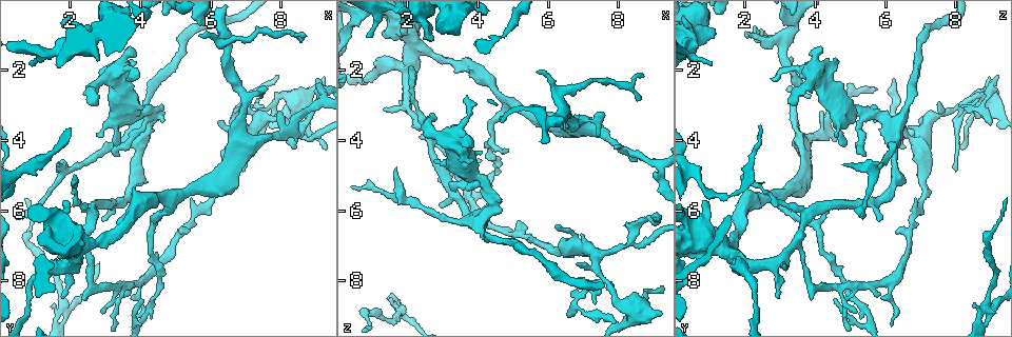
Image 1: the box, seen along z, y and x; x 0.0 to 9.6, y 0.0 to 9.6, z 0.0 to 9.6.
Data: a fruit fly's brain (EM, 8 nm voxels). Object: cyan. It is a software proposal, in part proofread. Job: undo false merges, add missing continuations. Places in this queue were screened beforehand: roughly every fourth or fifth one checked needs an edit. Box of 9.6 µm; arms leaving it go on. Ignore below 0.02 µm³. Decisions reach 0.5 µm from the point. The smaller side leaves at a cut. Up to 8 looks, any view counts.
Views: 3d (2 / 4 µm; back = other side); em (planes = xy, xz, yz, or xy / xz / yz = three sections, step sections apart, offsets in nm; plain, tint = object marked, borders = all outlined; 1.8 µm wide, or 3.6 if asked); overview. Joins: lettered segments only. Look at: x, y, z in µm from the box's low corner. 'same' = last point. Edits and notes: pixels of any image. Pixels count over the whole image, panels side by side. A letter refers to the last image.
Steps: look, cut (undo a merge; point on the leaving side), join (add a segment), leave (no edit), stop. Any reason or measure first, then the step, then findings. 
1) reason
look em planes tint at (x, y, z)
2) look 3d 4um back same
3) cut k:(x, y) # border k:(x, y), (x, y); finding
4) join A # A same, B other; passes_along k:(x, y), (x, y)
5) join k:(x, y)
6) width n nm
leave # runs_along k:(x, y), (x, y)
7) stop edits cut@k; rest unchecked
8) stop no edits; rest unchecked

three-way junction
look 3d 2um at (4.25, 3.25, 5.50)

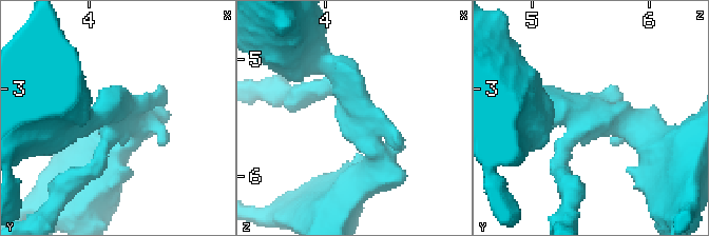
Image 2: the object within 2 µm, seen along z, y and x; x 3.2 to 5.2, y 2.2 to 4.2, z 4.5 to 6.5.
look em planes borders at (4.24, 3.28, 5.50)

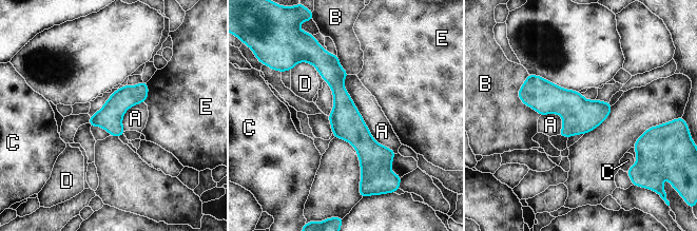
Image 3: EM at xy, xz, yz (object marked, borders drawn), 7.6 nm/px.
arms 3
leave # A other, B other, C other, D other, E other; runs_along 3:(324, 55), (368, 173); continuous, no second neuron

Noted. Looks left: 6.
sharp bend
look 3d 4um at (4.05, 9.15, 5.60)

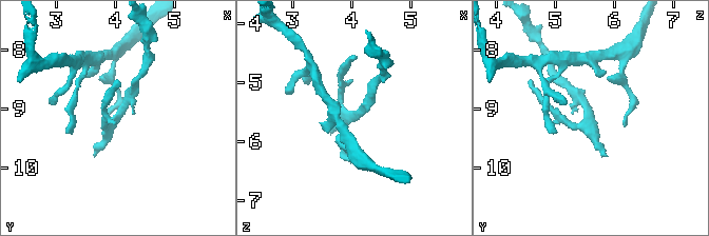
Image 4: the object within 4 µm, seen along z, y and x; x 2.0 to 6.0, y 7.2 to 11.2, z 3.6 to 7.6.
shape alone is not enough
look em planes tint at (4.05, 9.10, 5.55)

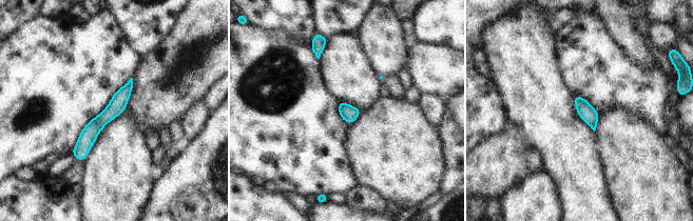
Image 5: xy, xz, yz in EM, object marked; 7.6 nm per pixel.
look em planes borders same

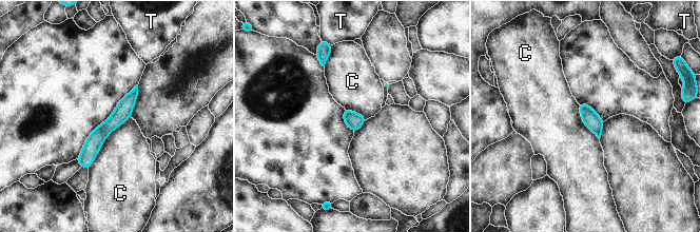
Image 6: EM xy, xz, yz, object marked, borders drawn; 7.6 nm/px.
width 120 nm
leave # C other, T other; continuous, no second neuron

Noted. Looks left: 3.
tapers out
look em planes borders at (0.95, 1.85, 1.00)

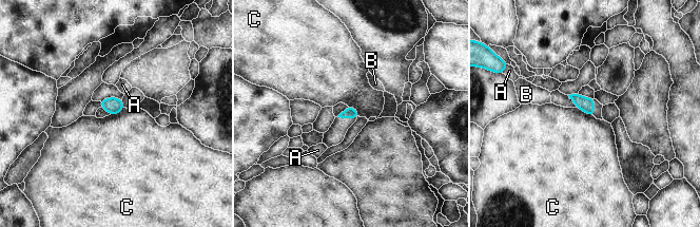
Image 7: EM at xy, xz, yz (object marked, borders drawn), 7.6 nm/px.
longest_contact C 150 nm
leave # A other, B other, C other; no lettered segment goes on from it

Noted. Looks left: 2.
stop no edits; rest unchecked

